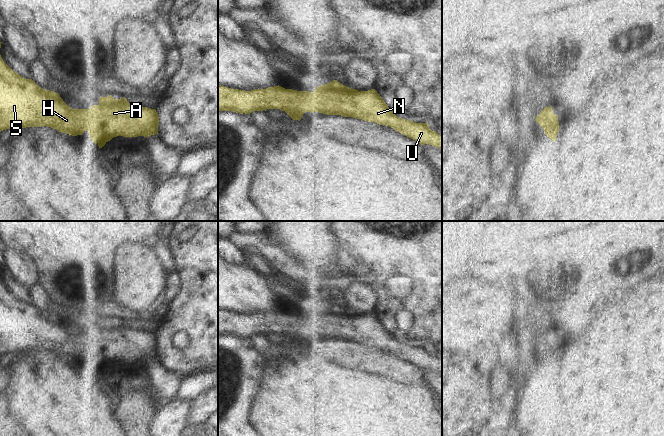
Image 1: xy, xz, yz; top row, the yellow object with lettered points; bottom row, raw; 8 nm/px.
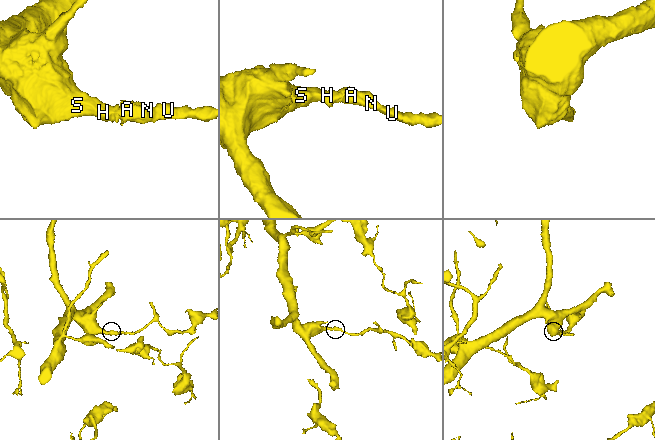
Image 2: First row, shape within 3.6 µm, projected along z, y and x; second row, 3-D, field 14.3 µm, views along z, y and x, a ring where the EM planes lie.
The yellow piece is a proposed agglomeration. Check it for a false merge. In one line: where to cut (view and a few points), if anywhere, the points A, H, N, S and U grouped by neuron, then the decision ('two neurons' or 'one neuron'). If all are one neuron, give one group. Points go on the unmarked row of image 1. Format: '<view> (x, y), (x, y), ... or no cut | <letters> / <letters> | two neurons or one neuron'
no cut | A H N S U | one neuron

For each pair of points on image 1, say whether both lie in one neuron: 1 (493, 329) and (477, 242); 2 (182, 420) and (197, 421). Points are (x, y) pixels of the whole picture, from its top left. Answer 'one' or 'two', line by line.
1: two
2: two

